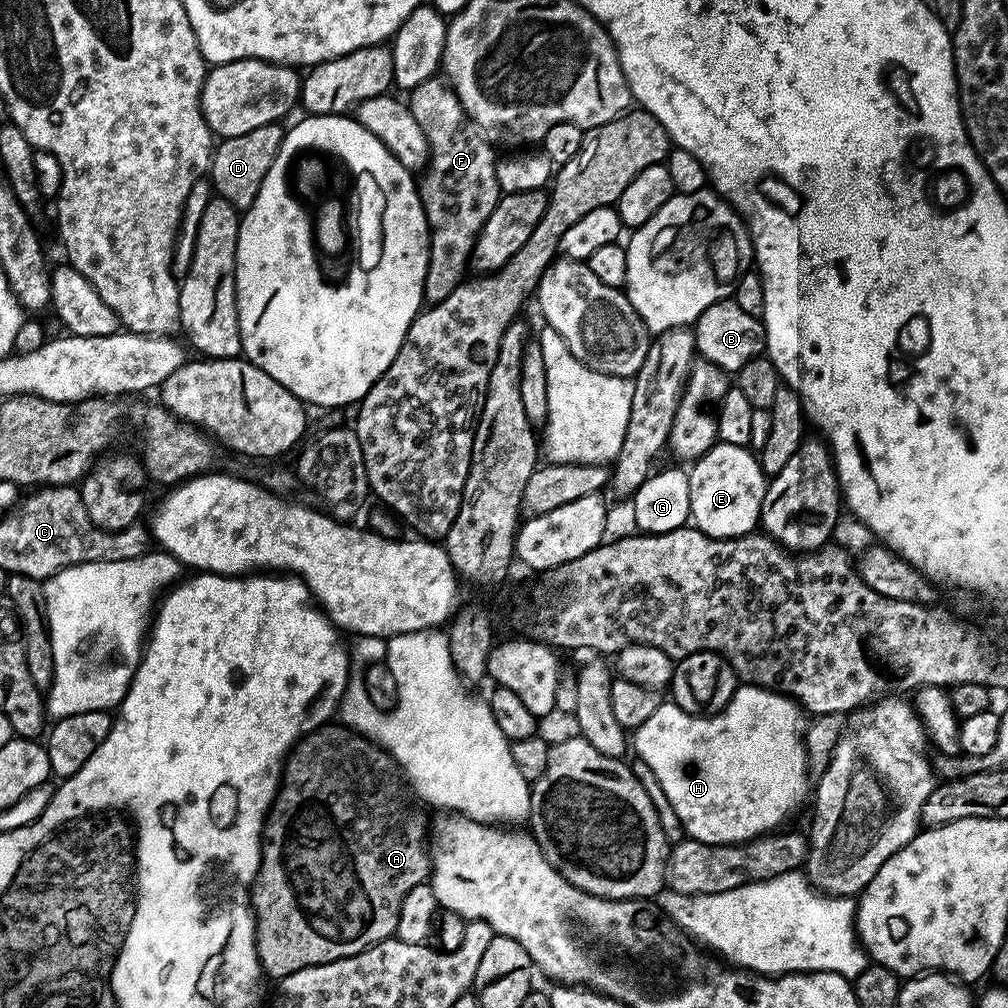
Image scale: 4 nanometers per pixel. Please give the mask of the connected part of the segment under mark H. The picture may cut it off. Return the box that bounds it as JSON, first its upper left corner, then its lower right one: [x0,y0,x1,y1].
[634,684,810,844]

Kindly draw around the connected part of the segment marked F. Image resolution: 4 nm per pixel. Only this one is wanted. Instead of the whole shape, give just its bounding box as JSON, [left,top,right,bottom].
[406,79,502,305]

